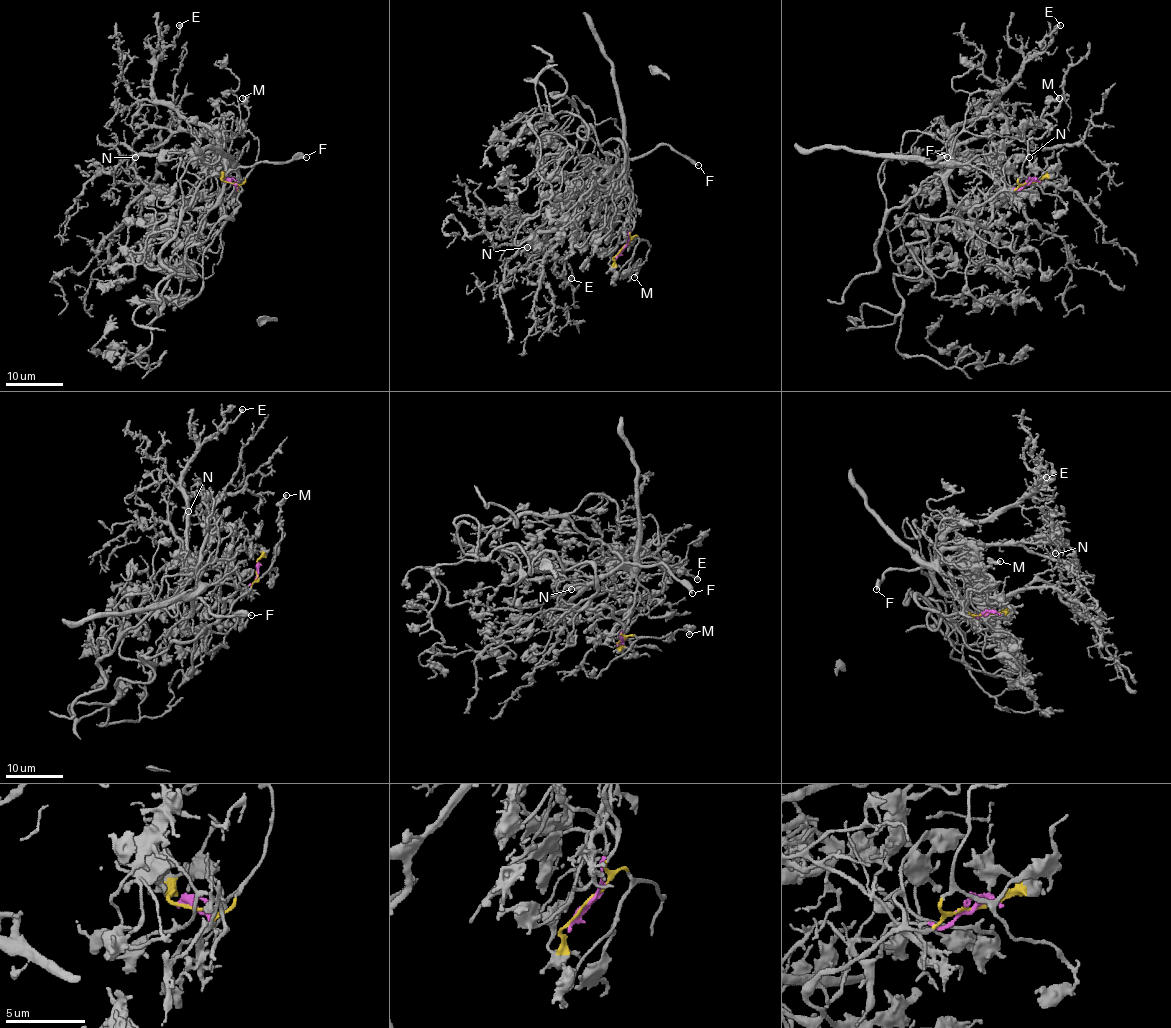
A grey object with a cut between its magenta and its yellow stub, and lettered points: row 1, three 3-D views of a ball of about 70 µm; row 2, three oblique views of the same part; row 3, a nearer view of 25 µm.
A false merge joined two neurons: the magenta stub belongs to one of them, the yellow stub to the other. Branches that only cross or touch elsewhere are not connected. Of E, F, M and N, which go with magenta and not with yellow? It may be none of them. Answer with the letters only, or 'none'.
E, F, N

